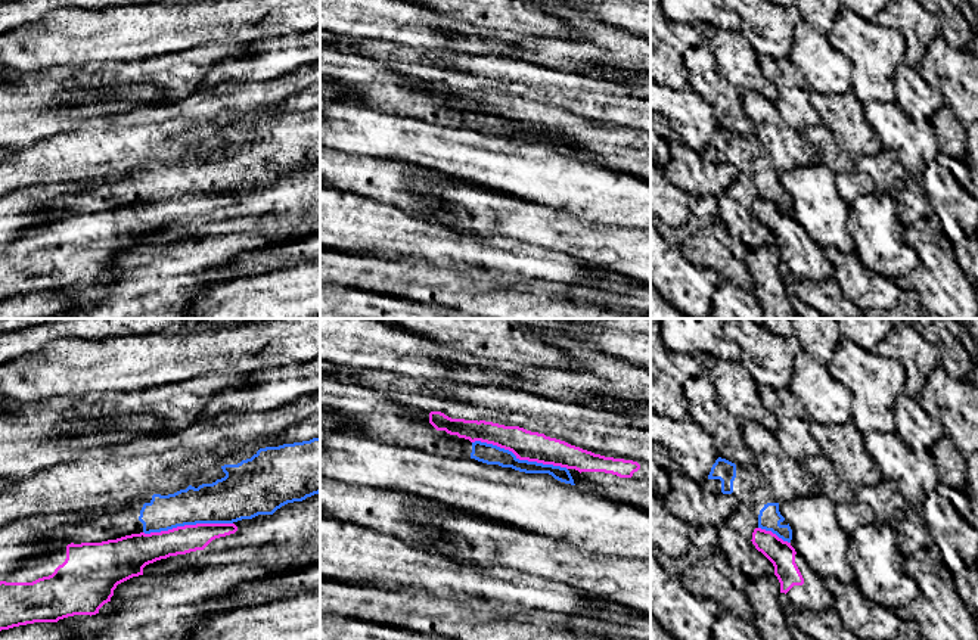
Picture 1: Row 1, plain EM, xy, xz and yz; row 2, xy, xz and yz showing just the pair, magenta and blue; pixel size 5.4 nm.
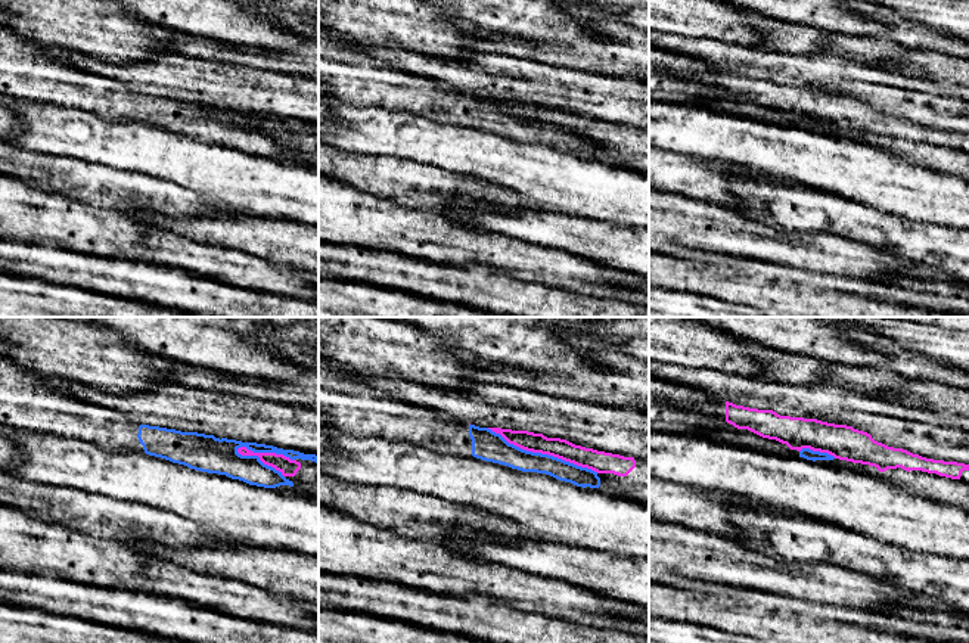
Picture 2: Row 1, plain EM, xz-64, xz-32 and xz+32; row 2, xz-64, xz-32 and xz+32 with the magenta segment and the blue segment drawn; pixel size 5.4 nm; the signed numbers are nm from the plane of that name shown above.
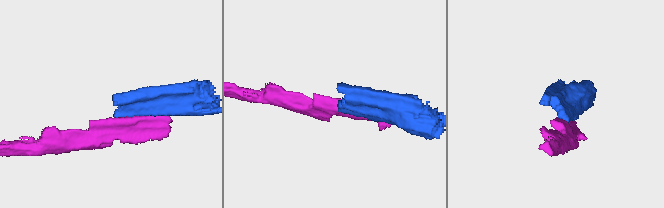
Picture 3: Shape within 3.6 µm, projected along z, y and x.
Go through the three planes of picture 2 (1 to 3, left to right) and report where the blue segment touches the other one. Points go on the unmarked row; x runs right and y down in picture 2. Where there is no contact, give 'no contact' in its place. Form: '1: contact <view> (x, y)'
1: contact xz-64 (266, 123)
2: contact xz-32 (543, 123)
3: contact xz+32 (817, 120)

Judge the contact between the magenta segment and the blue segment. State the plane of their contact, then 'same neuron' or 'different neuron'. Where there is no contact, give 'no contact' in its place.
xz | different neuron

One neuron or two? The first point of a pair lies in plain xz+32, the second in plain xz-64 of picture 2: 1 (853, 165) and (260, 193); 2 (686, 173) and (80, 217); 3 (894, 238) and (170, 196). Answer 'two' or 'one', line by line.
1: one
2: two
3: two

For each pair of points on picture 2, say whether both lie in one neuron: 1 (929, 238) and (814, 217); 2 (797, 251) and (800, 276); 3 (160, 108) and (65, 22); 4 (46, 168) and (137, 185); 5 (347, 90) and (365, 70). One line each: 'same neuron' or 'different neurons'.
1: same neuron
2: different neurons
3: different neurons
4: same neuron
5: same neuron

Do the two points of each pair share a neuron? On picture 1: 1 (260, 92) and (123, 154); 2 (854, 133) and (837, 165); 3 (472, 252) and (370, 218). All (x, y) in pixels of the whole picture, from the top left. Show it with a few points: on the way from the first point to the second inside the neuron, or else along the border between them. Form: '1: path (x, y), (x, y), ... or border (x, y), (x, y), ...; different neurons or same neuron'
1: path (226, 105), (205, 115), (192, 127), (157, 134); same neuron
2: border (822, 124), (828, 129), (835, 143), (854, 160); different neurons
3: path (447, 247), (396, 232); same neuron

